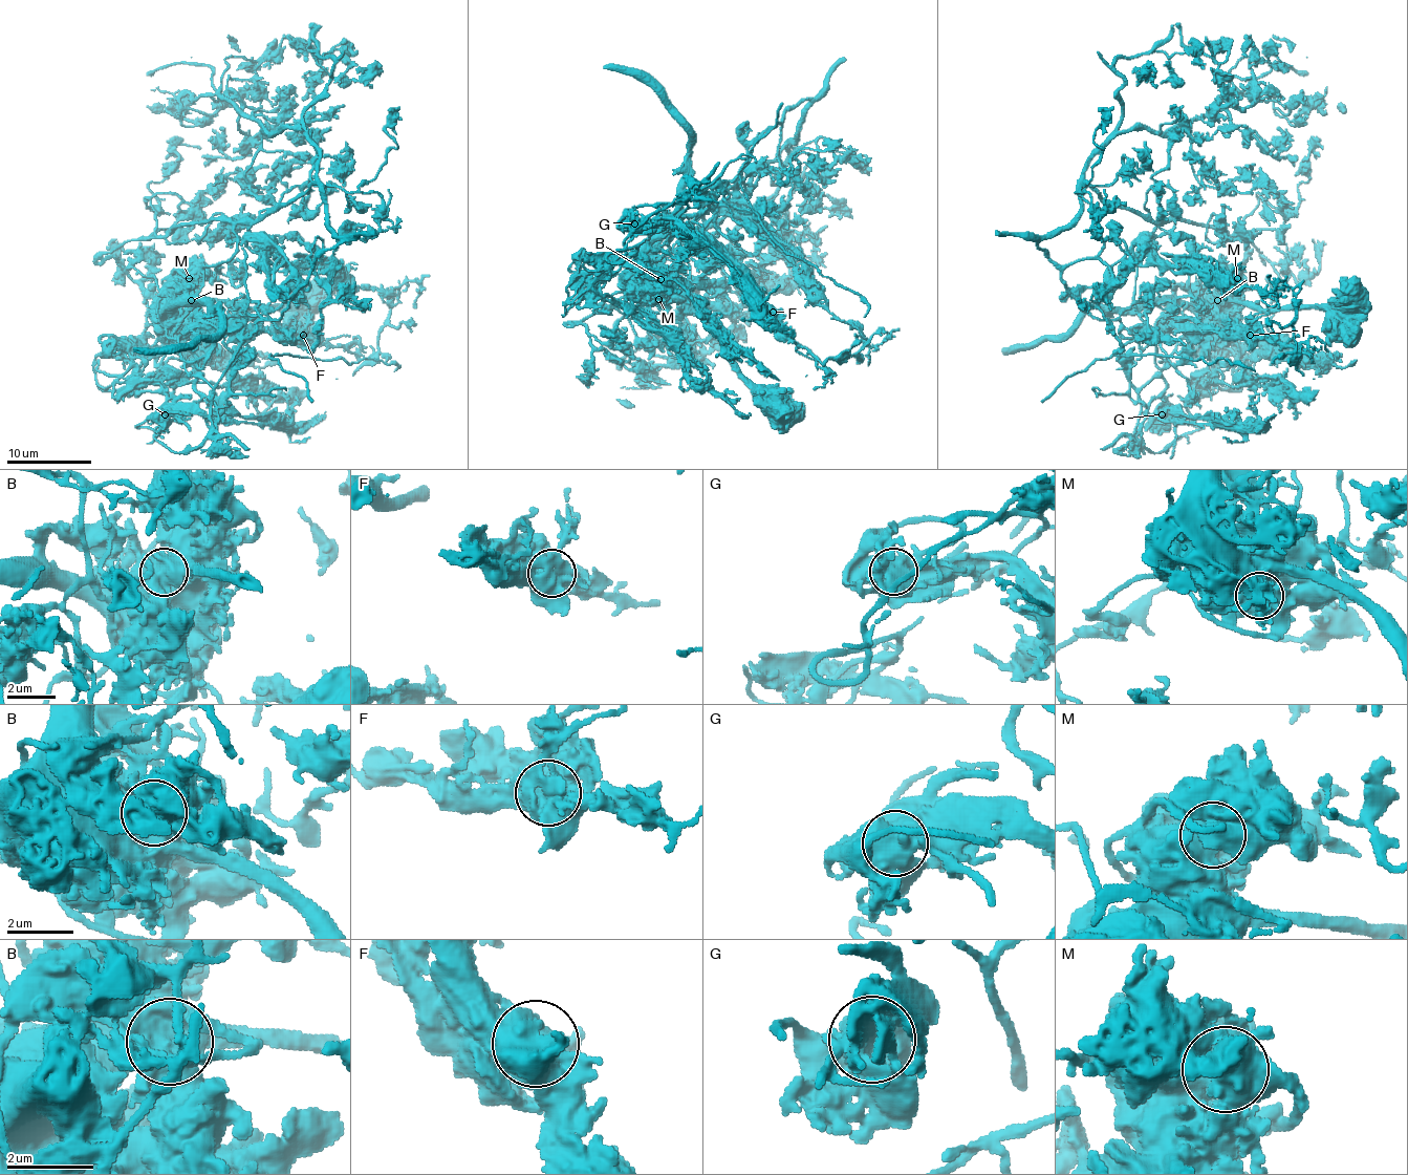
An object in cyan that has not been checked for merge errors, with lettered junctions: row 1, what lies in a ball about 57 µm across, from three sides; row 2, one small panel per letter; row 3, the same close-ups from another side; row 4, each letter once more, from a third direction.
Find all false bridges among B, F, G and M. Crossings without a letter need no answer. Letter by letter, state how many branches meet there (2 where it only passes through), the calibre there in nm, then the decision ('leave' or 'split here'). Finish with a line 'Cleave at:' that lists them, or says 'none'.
B: 3 | 750 nm | split here
F: 4 | 600 nm | leave
G: 3 | 700 nm | leave
M: 1 | 1250 nm | split here
Cleave at: B, M

